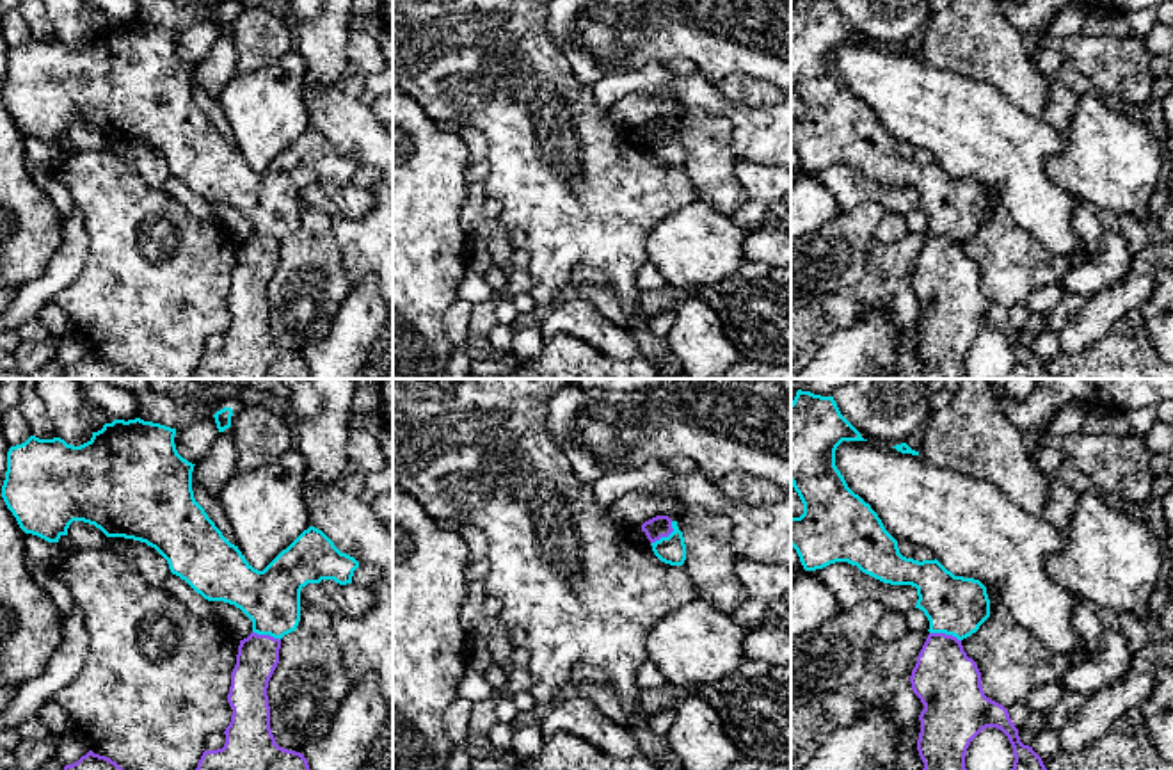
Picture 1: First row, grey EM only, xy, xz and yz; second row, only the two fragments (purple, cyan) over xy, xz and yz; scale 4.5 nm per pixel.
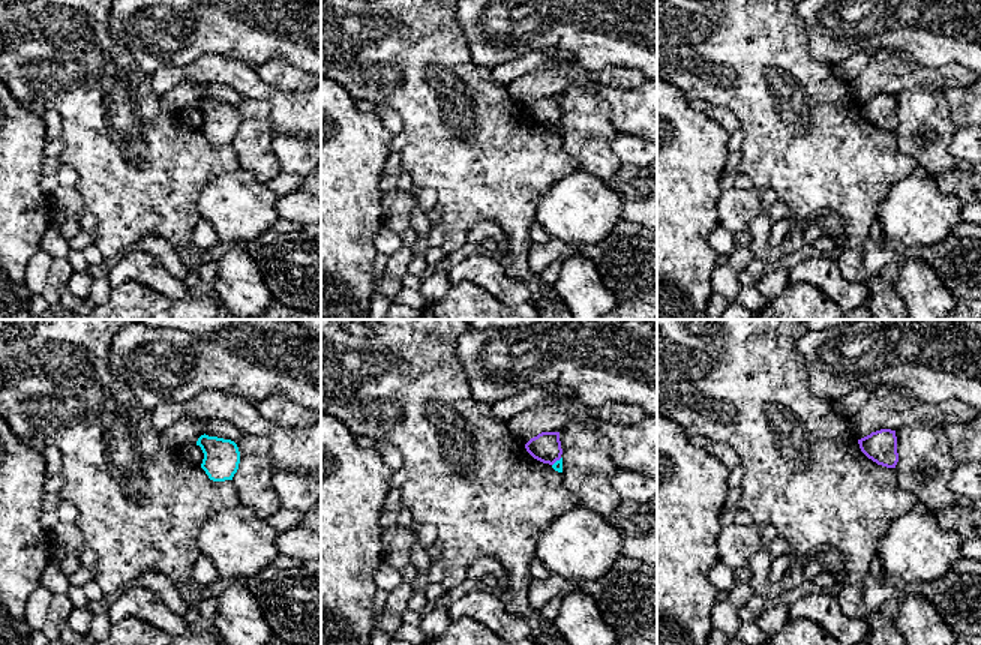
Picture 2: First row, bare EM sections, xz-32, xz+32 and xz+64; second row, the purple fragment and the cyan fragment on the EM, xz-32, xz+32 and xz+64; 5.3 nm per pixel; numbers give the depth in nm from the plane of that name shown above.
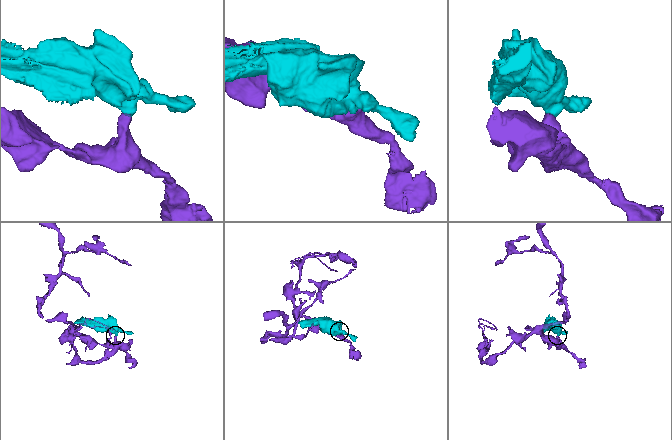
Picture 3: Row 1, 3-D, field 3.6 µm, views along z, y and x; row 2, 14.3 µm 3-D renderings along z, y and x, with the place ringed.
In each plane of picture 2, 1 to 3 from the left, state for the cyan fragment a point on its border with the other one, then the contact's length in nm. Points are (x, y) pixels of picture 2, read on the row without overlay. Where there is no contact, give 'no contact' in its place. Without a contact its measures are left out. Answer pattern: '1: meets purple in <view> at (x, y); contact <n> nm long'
1: no contact
2: meets purple in xz+32 at (557, 123); contact 70 nm long
3: no contact

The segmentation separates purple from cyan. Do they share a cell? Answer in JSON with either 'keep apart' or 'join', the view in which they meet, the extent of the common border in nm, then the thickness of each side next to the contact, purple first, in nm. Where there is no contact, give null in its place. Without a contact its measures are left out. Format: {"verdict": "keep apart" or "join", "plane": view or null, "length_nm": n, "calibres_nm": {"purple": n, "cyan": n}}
{"verdict": "keep apart", "plane": "xz", "length_nm": 150, "calibres_nm": {"purple": 100, "cyan": 130}}

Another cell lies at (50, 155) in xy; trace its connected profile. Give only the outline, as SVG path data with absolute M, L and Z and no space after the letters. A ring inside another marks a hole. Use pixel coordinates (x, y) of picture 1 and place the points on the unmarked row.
M25 135L25 156L37 165L57 167L68 156L68 148L60 144L48 144L37 137Z

